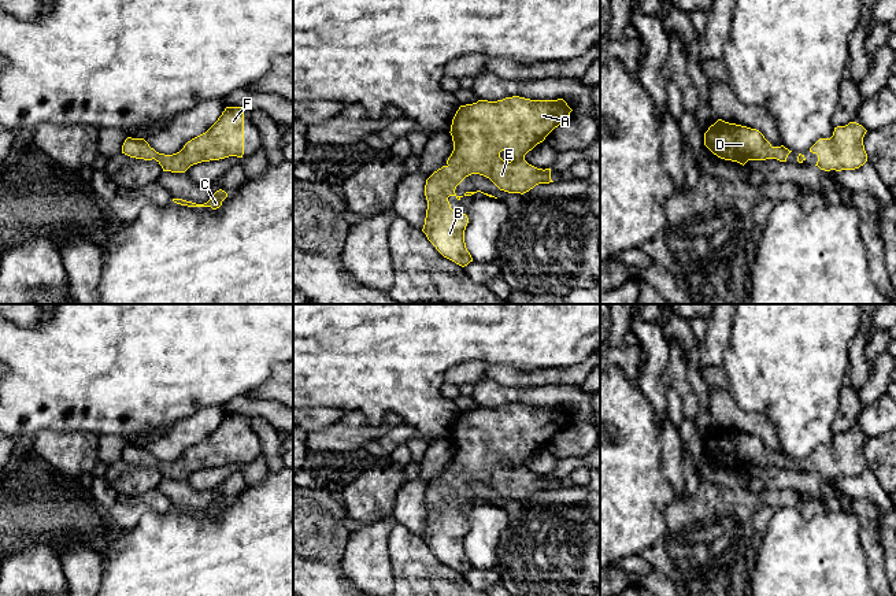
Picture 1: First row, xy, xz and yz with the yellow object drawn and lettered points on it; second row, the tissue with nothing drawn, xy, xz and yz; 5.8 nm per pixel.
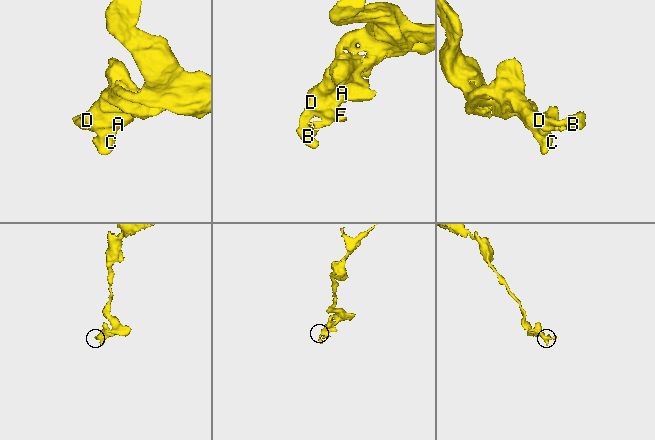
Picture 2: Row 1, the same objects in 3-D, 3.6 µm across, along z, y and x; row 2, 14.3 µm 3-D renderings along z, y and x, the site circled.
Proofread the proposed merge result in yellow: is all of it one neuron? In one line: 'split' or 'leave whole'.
leave whole

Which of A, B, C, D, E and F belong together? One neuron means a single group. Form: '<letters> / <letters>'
A B C D E F

